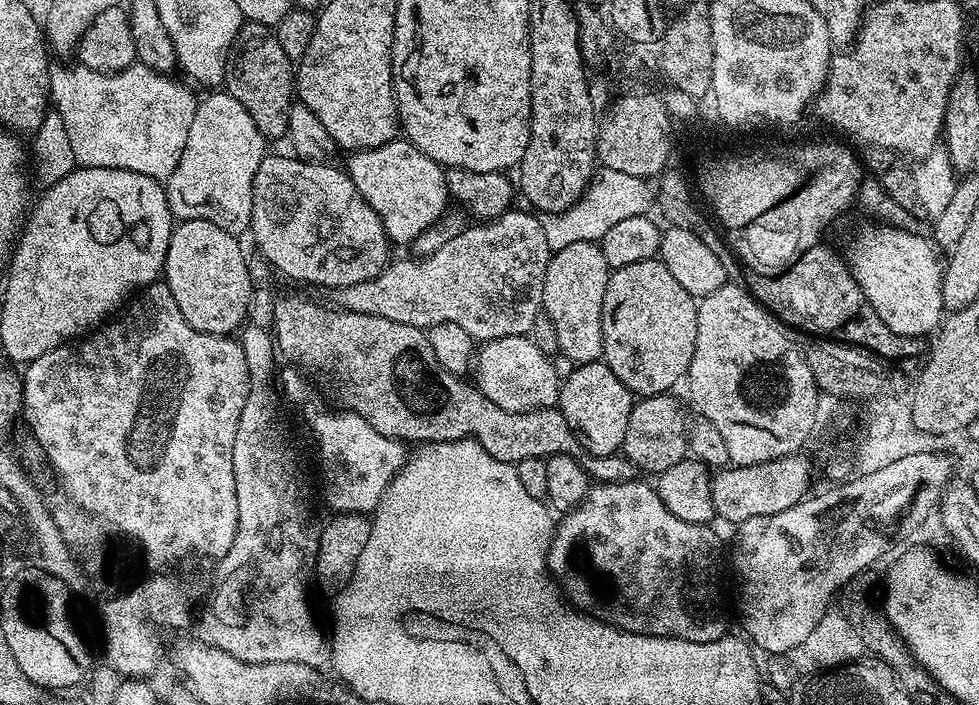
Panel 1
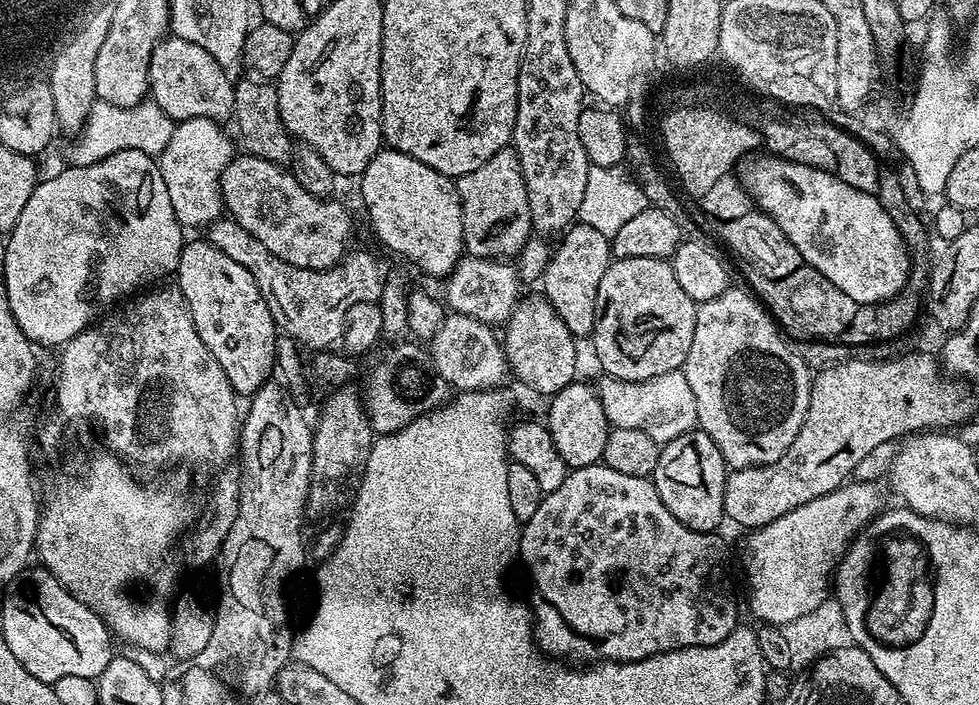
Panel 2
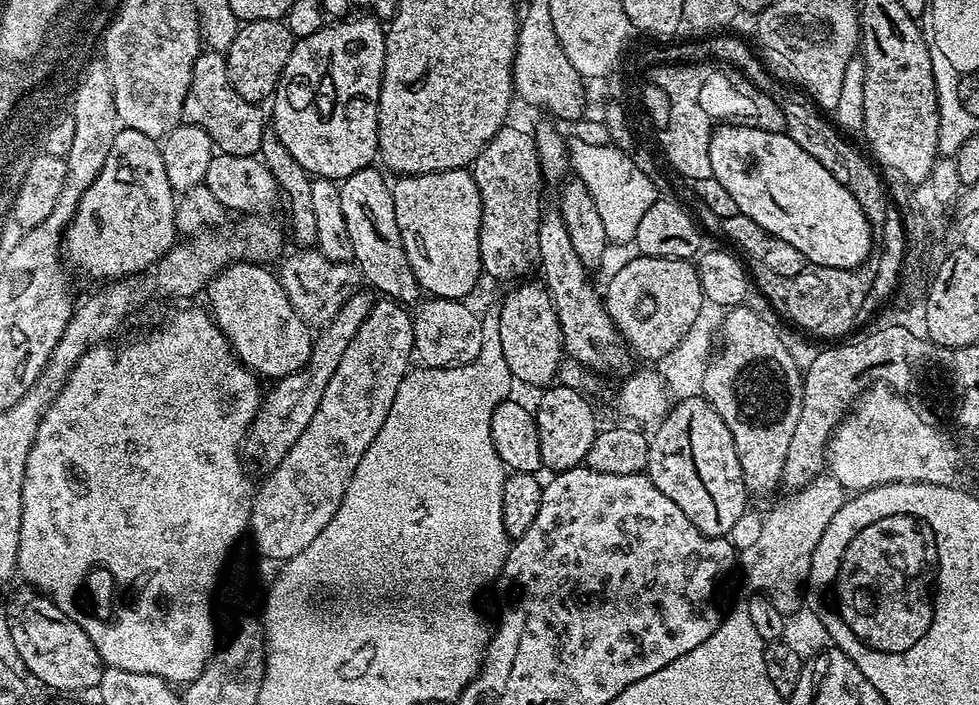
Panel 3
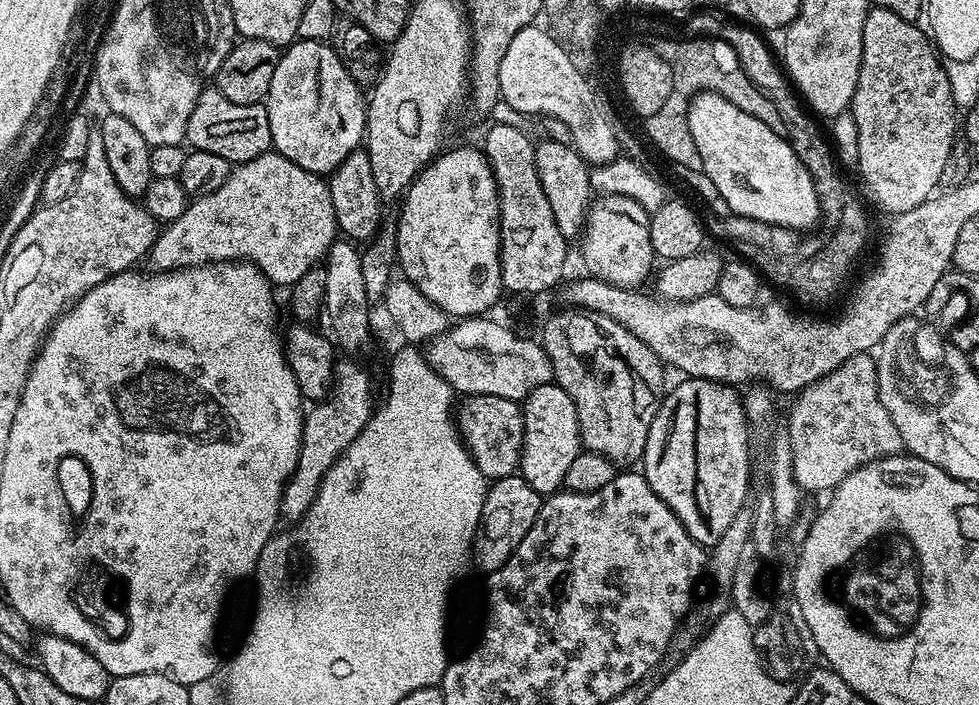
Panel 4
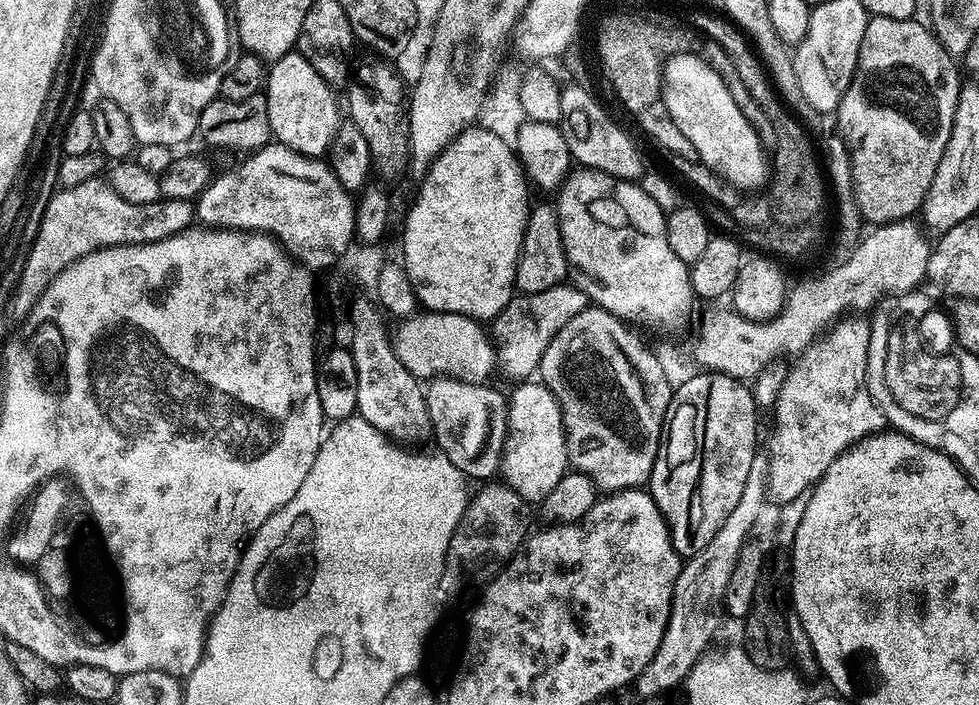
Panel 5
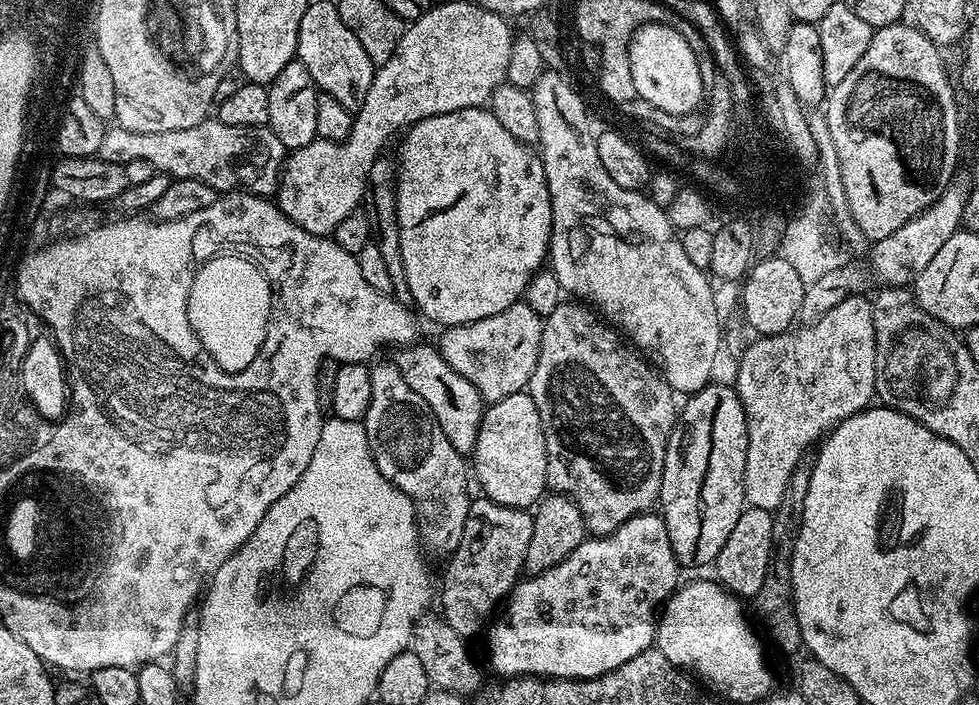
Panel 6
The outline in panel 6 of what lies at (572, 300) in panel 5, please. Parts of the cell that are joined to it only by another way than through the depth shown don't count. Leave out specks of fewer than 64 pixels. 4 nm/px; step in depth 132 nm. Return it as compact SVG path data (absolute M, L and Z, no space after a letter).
M517 302L490 318L445 327L438 347L442 358L479 390L485 402L495 402L527 389L538 362L543 329L540 315L528 304Z

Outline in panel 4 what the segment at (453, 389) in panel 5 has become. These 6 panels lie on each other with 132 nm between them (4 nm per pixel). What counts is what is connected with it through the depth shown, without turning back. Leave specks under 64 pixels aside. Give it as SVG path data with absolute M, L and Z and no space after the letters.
M470 396L463 402L465 404L458 408L458 431L478 470L482 470L485 480L489 482L513 475L520 467L520 447L524 437L524 413L521 405L514 400L493 396Z

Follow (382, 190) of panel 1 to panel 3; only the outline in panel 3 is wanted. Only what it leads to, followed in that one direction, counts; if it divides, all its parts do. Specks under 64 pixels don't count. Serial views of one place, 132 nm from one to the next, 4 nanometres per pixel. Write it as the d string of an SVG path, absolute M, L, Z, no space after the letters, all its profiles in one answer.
M455 168L445 172L431 172L421 176L401 176L391 185L392 198L394 200L394 218L398 218L398 230L402 234L402 246L406 250L406 258L418 278L421 289L433 297L441 296L447 300L464 300L476 288L476 283L482 280L482 269L480 266L480 222L482 220L482 204L478 188L474 182L471 171L468 168Z

